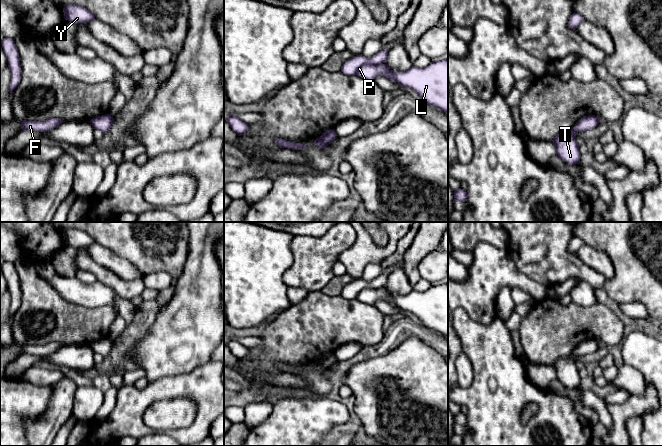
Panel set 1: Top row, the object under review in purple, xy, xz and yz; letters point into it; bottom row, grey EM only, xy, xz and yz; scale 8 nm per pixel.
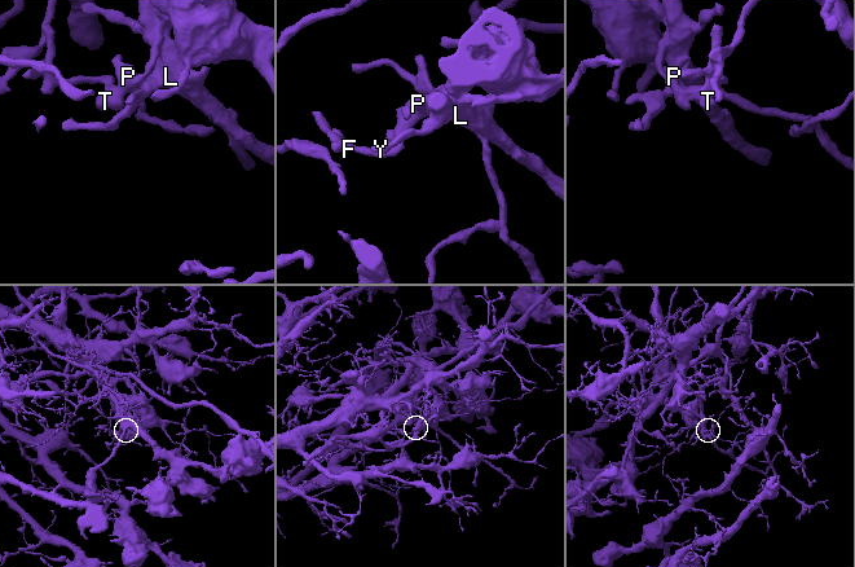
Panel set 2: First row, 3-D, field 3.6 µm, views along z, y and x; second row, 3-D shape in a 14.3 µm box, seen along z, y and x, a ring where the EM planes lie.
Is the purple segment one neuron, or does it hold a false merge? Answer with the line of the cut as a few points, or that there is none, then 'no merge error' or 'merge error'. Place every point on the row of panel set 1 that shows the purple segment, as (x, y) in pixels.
cut xz (381, 64), (363, 65), (355, 74); merge error

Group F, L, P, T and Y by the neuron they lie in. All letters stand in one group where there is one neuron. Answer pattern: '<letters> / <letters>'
F P / L T Y

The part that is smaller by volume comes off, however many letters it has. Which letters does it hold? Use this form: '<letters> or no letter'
F, P

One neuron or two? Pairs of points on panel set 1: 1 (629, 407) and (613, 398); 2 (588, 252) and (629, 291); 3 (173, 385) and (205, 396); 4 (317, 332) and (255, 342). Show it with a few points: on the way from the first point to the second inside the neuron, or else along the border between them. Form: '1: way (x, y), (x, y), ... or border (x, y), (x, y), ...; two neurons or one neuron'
1: border (631, 396), (621, 403), (609, 403), (607, 405); two neurons
2: border (606, 254), (614, 271), (608, 280); two neurons
3: way (181, 386), (195, 386), (197, 388); one neuron
4: border (264, 345), (261, 349), (248, 348); two neurons

